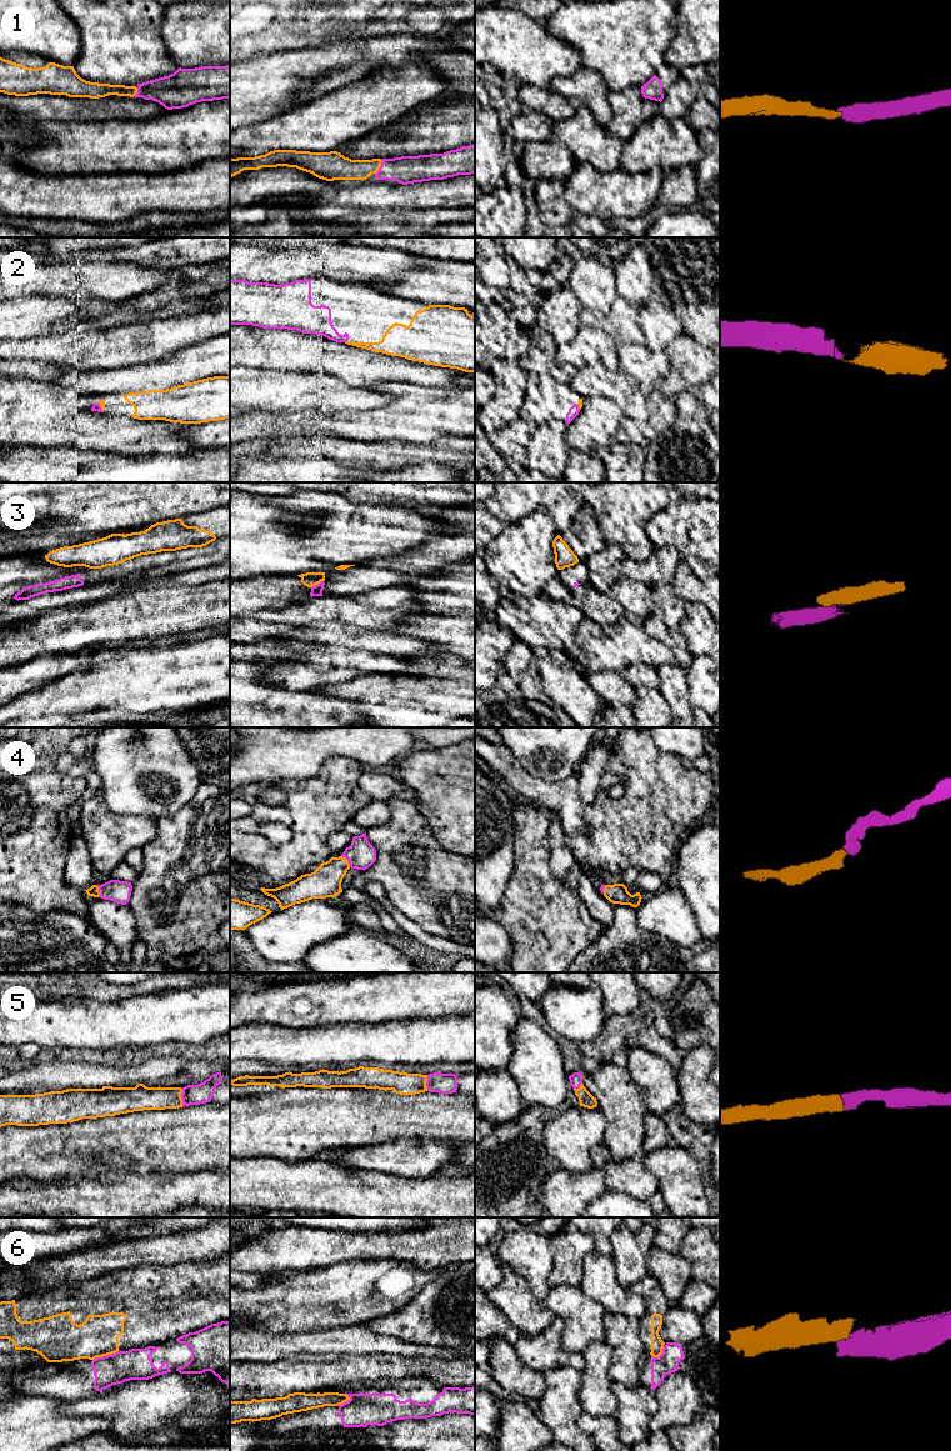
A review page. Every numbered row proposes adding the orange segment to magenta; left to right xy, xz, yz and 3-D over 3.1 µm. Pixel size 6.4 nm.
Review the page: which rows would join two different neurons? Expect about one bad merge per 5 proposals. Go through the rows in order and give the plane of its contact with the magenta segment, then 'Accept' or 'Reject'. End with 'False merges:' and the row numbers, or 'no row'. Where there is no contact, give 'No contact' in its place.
1: Touches magenta in xz. Accept
2: Touches magenta in xz. Accept
3: Touches magenta in xz. Reject
4: Touches magenta in xz. Accept
5: Touches magenta in xy. Accept
6: Touches magenta in xy. Reject
False merges: 3, 6

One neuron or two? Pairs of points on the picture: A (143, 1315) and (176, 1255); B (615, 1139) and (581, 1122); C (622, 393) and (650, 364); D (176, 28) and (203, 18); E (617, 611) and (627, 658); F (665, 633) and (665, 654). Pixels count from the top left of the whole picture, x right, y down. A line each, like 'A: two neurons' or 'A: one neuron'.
A: two neurons
B: two neurons
C: two neurons
D: one neuron
E: two neurons
F: two neurons

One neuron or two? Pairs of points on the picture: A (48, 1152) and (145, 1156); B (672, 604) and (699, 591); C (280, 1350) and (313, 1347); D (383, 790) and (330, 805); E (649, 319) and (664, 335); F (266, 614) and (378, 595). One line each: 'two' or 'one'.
A: one
B: two
C: one
D: two
E: one
F: one

